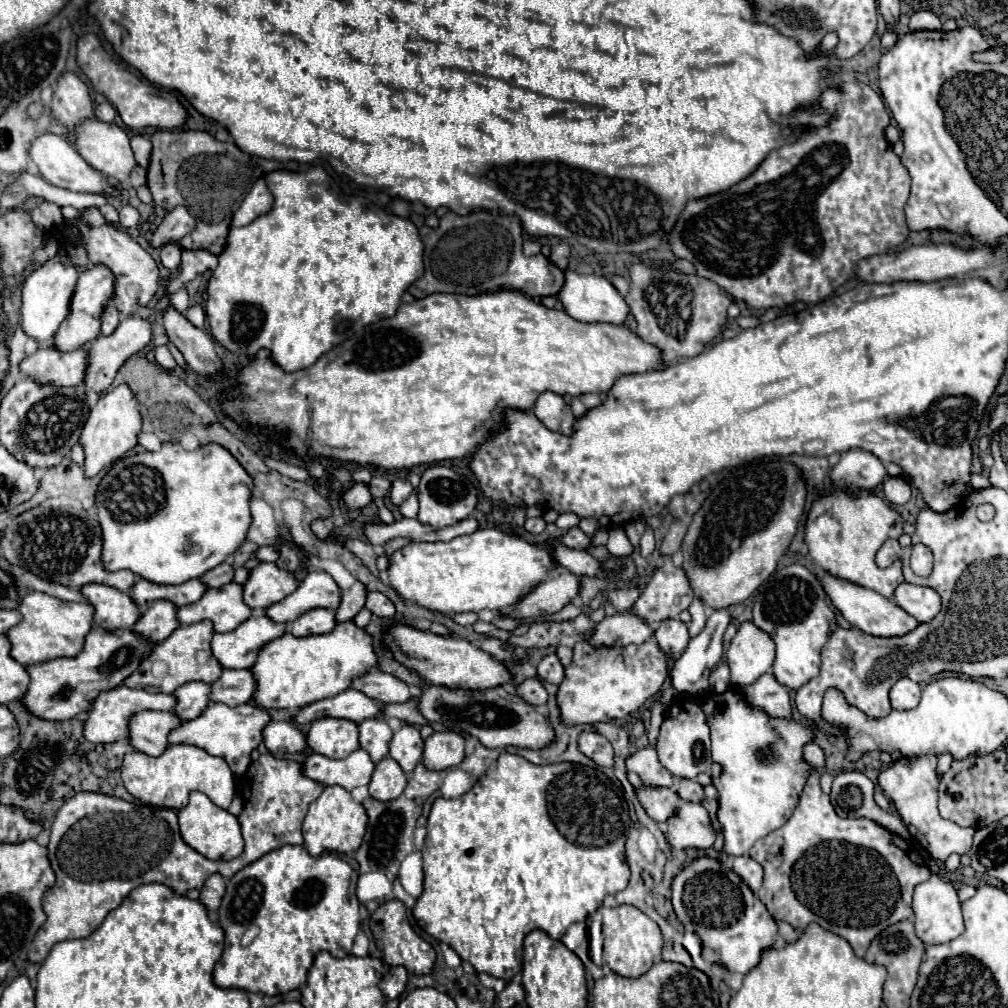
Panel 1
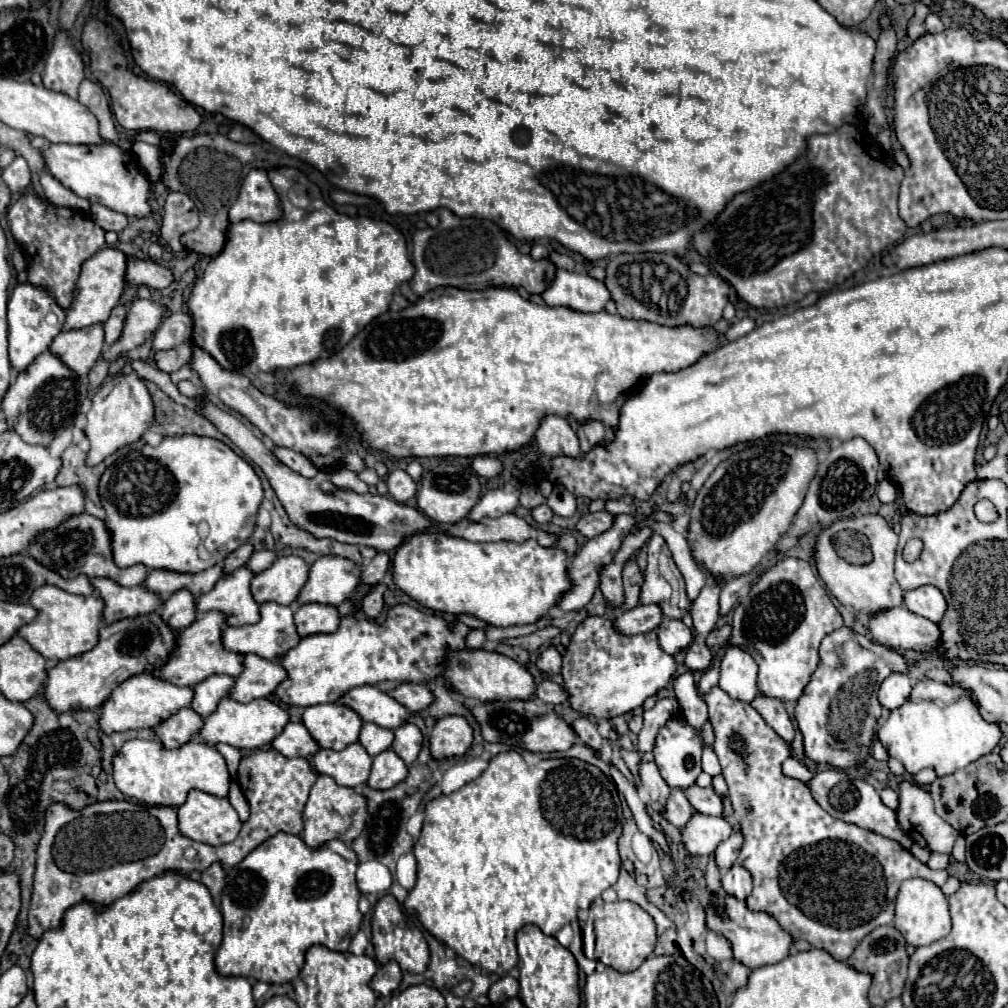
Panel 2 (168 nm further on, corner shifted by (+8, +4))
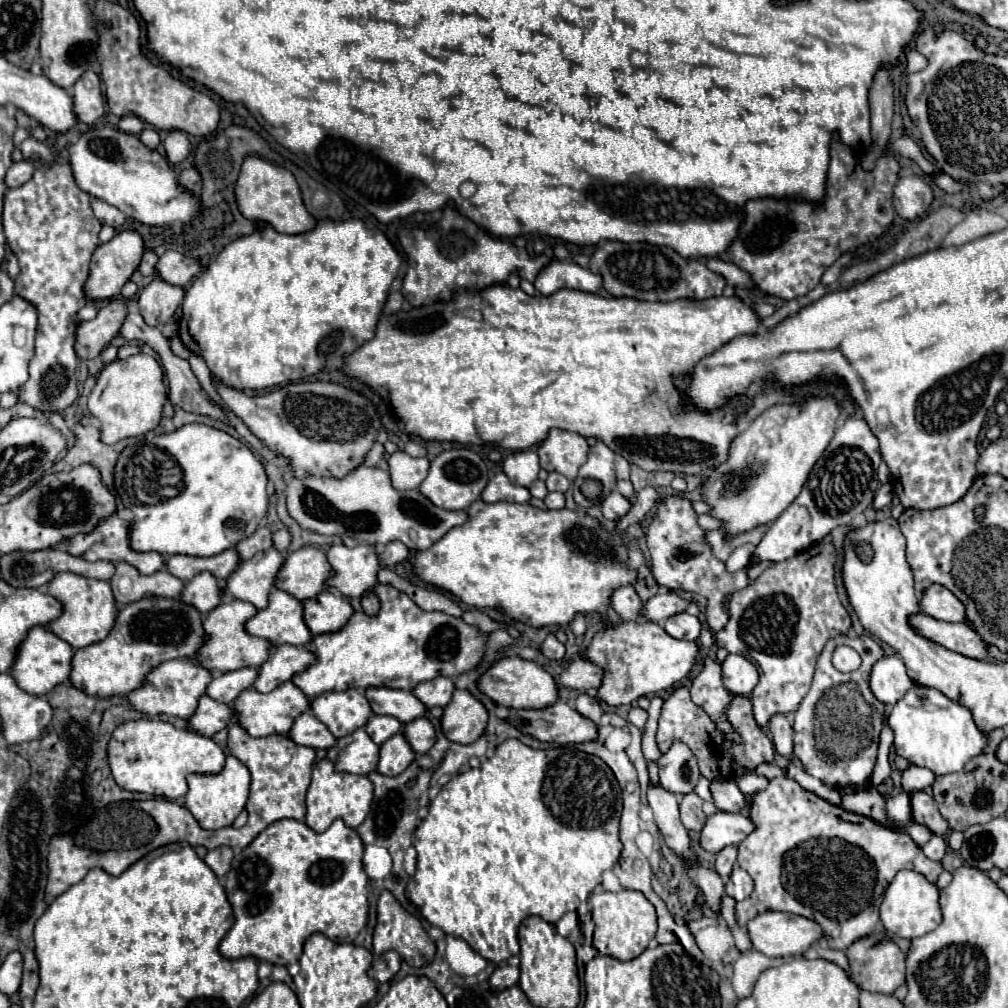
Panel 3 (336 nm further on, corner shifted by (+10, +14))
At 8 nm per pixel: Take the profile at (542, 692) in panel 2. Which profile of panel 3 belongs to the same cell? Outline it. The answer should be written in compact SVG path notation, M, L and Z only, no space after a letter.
M576 660L566 668L560 676L560 684L566 688L576 688L576 690L590 690L602 686L604 670L592 662L586 660Z

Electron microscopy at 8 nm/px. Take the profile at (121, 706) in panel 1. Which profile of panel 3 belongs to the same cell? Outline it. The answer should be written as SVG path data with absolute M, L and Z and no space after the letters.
M176 658L176 660L164 662L158 668L154 668L146 676L144 684L138 690L128 694L130 696L128 700L136 710L146 712L150 716L168 714L168 716L190 718L194 714L194 710L198 708L198 698L202 694L206 694L206 686L210 684L210 680L212 680L212 672L206 670L204 666L200 666L198 662L192 662L188 658Z

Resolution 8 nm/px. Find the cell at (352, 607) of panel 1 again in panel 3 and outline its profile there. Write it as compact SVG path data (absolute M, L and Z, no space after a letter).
M390 542L384 548L384 552L380 554L380 562L382 562L382 566L388 566L390 568L394 564L404 562L408 558L408 554L410 554L410 550L402 542Z

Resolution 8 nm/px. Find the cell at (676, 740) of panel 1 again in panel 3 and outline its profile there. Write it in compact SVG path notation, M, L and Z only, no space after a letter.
M674 742L672 748L662 754L662 758L658 760L658 768L662 788L680 796L692 792L700 778L696 758L682 742Z

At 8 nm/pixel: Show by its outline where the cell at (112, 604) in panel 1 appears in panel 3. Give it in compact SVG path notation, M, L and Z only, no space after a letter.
M116 562L116 574L110 580L114 598L120 606L152 598L152 596L164 596L164 598L180 598L184 580L172 576L168 570L158 570L150 576L140 574L132 564L128 562Z

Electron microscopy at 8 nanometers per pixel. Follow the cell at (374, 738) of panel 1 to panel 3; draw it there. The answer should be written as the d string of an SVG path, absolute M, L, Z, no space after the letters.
M372 716L366 724L366 732L370 734L370 738L376 744L384 744L390 736L394 736L396 732L402 730L402 722L398 722L392 716Z

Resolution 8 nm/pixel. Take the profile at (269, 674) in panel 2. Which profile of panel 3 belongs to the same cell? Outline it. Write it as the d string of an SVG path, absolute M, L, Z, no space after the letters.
M292 644L274 646L270 650L268 662L264 662L260 666L254 688L258 692L272 692L280 684L284 684L284 682L292 680L296 674L304 672L314 662L316 662L316 658L306 646L292 646Z

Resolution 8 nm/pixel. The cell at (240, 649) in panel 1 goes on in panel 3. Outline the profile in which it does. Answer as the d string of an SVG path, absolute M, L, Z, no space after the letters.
M278 588L270 592L270 604L246 622L246 630L252 636L266 638L276 646L304 646L312 640L312 634L304 622L302 602Z

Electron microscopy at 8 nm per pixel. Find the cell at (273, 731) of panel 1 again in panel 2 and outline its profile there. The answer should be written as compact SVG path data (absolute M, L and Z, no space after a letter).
M288 722L284 726L280 736L276 736L276 740L272 740L272 746L274 746L274 750L282 752L288 758L292 758L292 756L304 756L306 758L306 756L312 756L320 748L312 740L306 726L294 724L294 722Z

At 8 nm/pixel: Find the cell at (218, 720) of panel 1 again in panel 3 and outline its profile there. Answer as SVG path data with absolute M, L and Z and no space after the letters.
M284 682L282 686L278 686L276 690L272 690L268 694L262 694L254 688L244 690L236 698L234 708L236 708L236 720L248 730L248 734L254 738L262 738L262 736L270 736L270 734L288 734L294 720L300 714L310 712L310 698L306 698L306 694L302 694L302 690L298 690L298 686L294 686L294 682Z

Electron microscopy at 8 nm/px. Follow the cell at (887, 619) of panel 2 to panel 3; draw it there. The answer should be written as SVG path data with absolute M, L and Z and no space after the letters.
M916 614L910 618L910 624L926 638L942 644L944 648L964 654L968 658L986 660L992 662L988 654L988 644L978 638L978 634L968 624L950 624L950 622L938 622L936 618L930 618L926 614Z

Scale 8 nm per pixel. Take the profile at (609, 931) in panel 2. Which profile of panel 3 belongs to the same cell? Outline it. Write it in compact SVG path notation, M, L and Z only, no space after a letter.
M601 884L601 889L602 890L596 890L596 892L592 892L590 894L590 906L592 906L592 914L590 911L590 906L589 906L589 911L587 914L589 914L590 920L594 923L594 932L593 932L593 946L596 946L598 948L598 952L600 954L606 954L606 956L612 956L612 958L618 958L618 960L632 960L632 958L636 958L638 954L642 954L642 950L646 950L648 948L648 942L654 938L654 934L656 934L656 910L648 900L646 900L646 896L642 894L642 892L636 892L636 890L620 890L620 892L610 892L610 890L604 890L602 888Z

